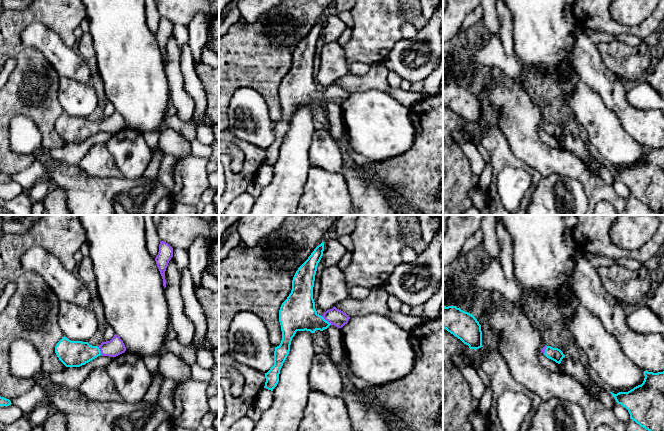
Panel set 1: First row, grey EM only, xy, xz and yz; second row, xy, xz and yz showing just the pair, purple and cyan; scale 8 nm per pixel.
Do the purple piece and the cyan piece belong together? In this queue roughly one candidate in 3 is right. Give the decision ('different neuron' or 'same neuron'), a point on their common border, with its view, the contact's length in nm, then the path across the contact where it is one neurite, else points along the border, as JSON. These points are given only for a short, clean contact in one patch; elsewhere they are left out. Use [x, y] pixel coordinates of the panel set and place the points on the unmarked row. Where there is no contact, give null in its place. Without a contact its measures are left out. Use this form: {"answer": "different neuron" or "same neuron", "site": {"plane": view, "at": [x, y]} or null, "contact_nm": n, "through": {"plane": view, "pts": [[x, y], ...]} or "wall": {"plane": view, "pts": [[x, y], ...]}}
{"answer": "same neuron", "site": {"plane": "xz", "at": [326, 96]}, "contact_nm": 110, "through": {"plane": "xz", "pts": [[336, 93], [326, 96], [309, 96], [297, 89]]}}

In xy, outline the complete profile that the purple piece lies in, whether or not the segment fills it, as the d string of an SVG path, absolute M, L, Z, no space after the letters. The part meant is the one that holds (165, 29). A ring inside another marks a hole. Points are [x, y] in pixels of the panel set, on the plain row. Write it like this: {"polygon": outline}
{"polygon": "M160 17L159 28L155 34L155 37L163 55L164 64L166 63L165 47L172 33L173 24L168 19Z"}

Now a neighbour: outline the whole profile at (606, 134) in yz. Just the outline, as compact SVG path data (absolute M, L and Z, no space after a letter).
M579 80L564 102L610 168L628 168L643 159L644 146L626 133L616 115L585 83Z

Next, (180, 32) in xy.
M181 24L173 25L173 35L176 39L177 45L180 49L187 43L188 40L188 29L187 26Z

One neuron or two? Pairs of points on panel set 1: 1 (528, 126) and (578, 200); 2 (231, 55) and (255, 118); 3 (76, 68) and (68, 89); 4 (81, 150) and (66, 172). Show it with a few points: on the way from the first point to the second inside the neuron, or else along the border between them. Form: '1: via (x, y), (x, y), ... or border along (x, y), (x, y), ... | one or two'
1: border along (542, 176), (569, 176), (582, 189) | two
2: border along (264, 98), (249, 87), (240, 87), (229, 104) | two
3: border along (60, 77), (90, 84) | two
4: border along (49, 155), (53, 160), (59, 162), (77, 164) | two

